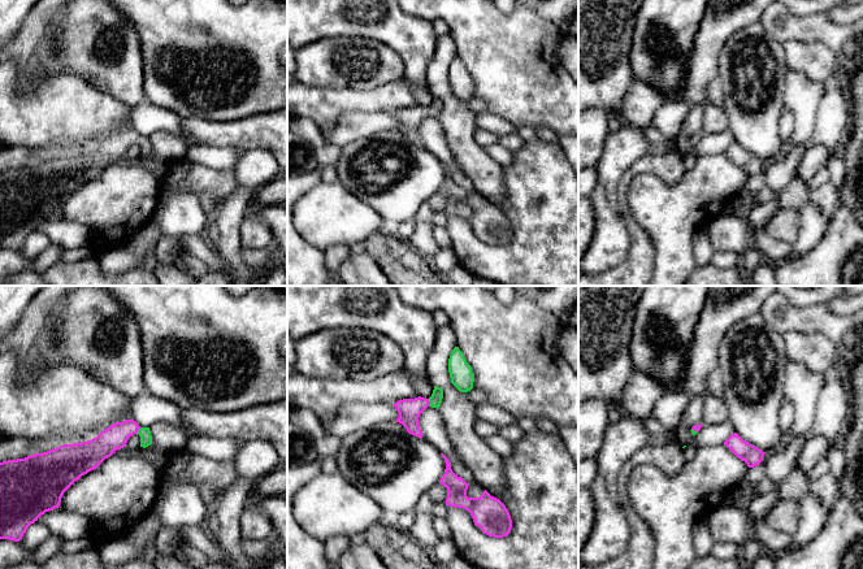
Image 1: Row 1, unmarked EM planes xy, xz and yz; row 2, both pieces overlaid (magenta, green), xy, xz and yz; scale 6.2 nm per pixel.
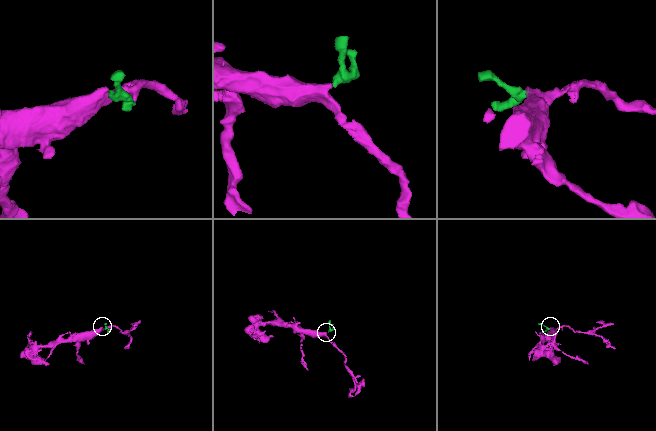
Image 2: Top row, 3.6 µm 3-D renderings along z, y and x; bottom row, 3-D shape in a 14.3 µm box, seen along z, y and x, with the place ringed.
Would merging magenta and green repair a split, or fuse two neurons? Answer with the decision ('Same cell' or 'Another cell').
Same cell

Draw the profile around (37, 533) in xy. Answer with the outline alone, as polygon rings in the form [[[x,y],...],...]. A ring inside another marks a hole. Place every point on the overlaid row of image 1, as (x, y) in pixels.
[[[35,521],[27,527],[19,543],[23,548],[34,551],[49,537],[49,529],[45,525],[40,524],[39,521]]]

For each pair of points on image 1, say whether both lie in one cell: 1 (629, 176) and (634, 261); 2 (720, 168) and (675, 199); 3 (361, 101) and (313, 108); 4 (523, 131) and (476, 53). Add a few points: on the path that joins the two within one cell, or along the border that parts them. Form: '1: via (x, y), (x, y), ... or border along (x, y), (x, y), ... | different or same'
1: via (623, 196), (623, 204), (637, 234), (637, 240) | same
2: via (710, 179), (690, 199), (686, 199) | same
3: via (350, 101), (334, 101), (325, 105) | same
4: border along (515, 126), (524, 125), (536, 129) | different

